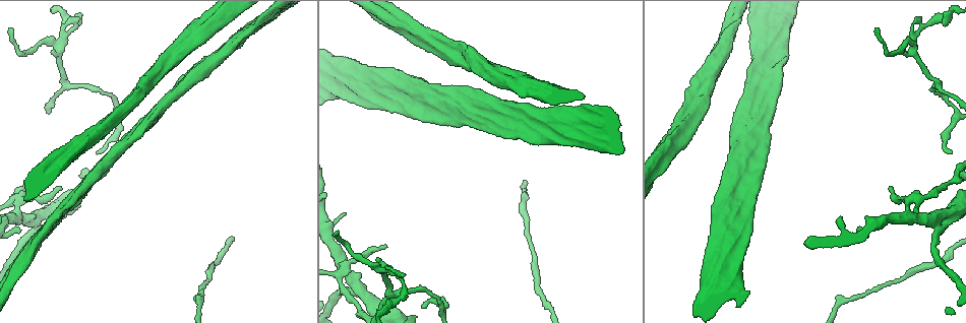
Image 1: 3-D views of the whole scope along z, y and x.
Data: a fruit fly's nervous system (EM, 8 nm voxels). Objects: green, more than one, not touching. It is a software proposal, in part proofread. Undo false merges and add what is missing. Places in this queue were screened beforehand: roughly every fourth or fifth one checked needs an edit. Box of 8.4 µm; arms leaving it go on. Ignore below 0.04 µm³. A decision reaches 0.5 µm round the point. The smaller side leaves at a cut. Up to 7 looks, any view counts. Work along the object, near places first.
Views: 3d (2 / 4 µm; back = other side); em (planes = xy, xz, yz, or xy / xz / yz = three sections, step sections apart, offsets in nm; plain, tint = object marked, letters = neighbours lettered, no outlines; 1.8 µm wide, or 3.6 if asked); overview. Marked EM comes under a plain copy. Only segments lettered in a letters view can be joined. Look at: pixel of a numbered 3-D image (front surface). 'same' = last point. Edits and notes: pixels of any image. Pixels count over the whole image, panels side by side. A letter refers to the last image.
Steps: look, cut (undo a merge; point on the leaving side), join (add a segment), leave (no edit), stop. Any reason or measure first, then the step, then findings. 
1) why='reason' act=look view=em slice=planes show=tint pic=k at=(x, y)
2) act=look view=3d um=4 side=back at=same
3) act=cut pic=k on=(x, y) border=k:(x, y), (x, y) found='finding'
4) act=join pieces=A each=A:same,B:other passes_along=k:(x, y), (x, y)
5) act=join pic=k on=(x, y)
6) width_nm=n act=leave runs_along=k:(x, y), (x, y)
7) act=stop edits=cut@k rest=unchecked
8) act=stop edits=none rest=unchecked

why='end of a long branch' act=look view=3d um=2 pic=1 at=(952, 153)

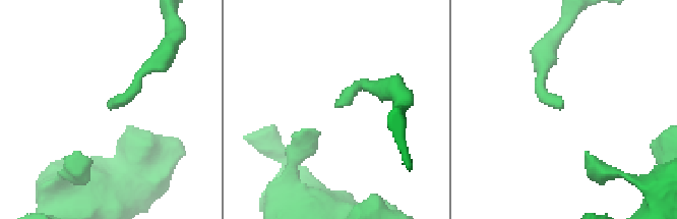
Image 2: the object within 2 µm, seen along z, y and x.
why='now the EM' act=look view=em slice=planes show=tint pic=2 at=(110, 105)

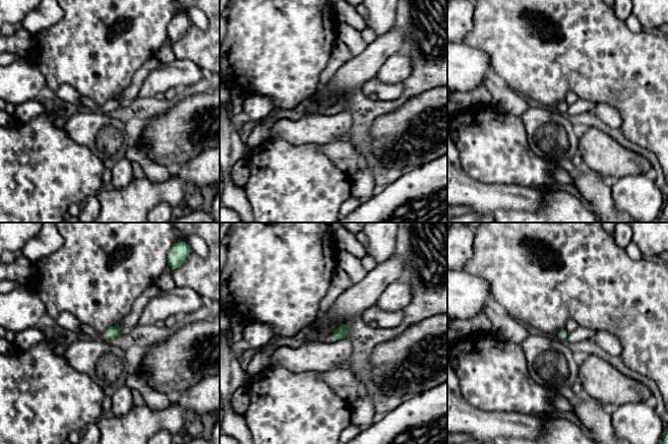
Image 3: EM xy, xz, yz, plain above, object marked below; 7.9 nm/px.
act=look view=em slice=planes show=letters at=same

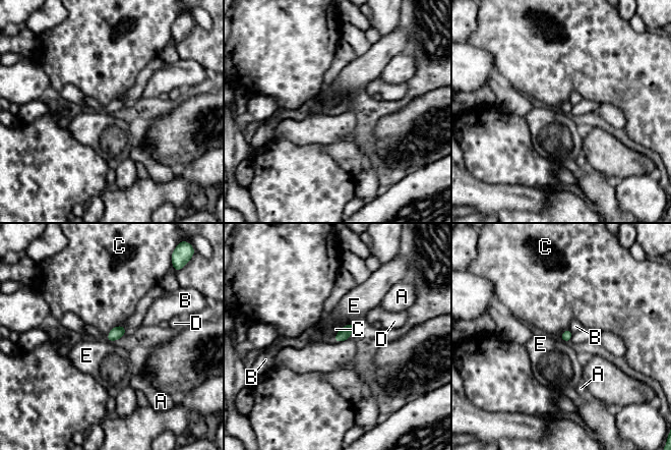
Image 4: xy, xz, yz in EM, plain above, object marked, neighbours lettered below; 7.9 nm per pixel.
act=leave each=A:other,B:other,C:other,D:other,E:other border=4:(123, 325), (114, 327), (106, 337) found='none of them fits'

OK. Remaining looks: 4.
why='three arms meet' act=look view=em slice=xz step=16 show=tint pic=1 at=(37, 220)

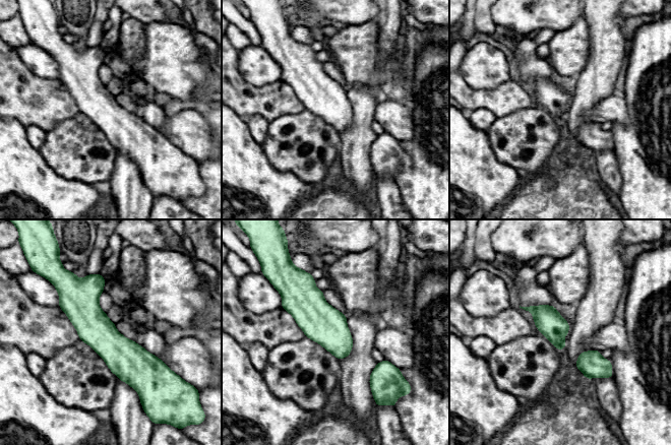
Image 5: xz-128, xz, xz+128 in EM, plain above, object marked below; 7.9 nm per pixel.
why='what lies round it' act=look view=em slice=xz step=16 show=letters at=same

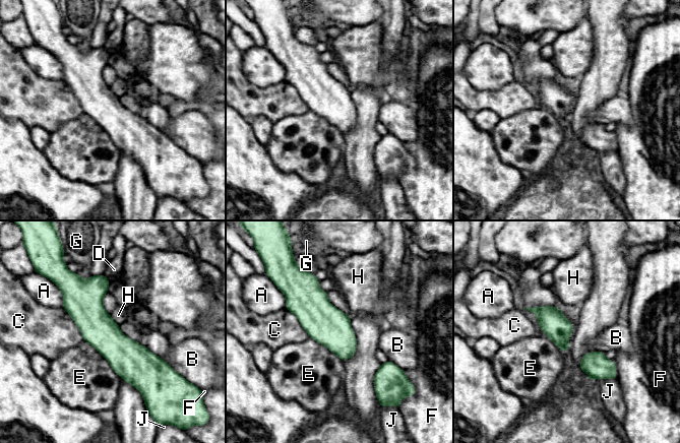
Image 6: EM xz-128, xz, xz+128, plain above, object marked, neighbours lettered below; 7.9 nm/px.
act=leave each=A:other,B:other,C:other,D:other,E:other,F:other,G:other,H:other,J:other found='all the same neuron'

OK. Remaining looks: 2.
why='branch point' act=look view=em slice=planes show=letters pic=1 at=(445, 45)

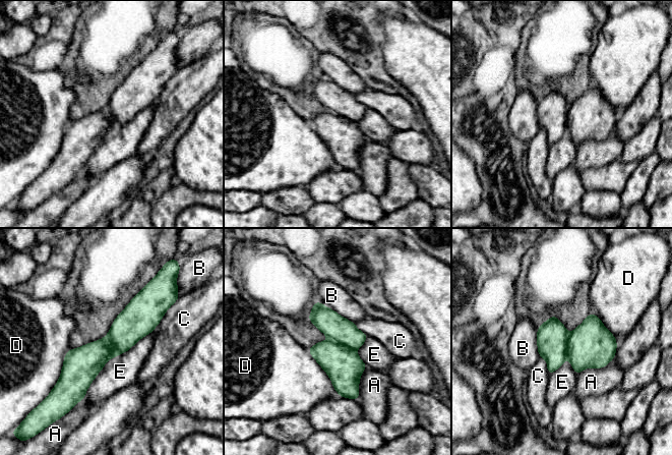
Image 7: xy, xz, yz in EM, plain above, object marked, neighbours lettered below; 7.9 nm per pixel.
width_nm=240 act=cut pic=7 on=(338, 329) each=A:other,B:other,C:other,D:other,E:other border=7:(328, 339), (355, 350) found='a second neuron is stuck on'

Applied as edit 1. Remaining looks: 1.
act=stop edits=cut@7 rest=unchecked

